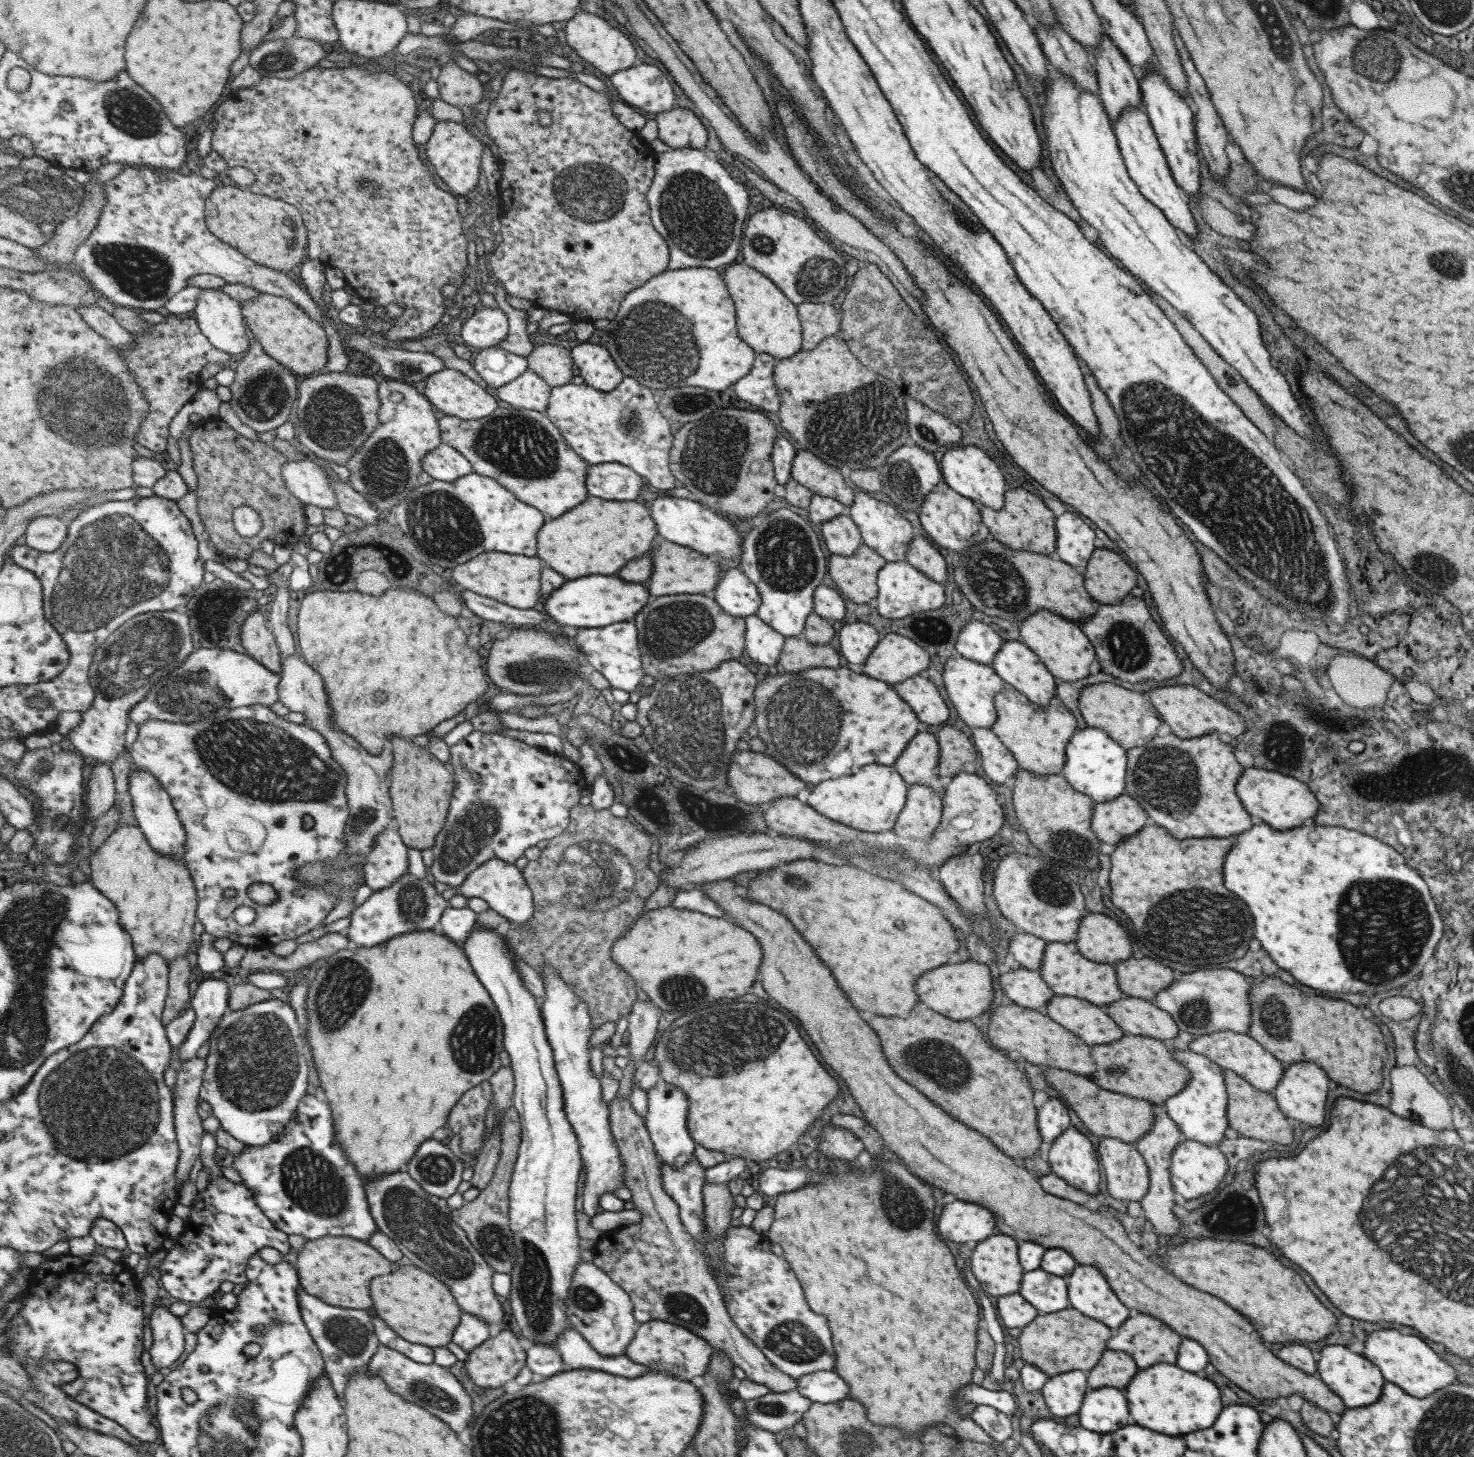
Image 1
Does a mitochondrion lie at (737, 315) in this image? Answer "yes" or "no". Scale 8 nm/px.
no

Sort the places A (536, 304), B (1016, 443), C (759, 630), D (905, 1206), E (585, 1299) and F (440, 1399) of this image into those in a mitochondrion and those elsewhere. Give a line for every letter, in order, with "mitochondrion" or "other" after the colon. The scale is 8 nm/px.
A: other
B: other
C: other
D: mitochondrion
E: mitochondrion
F: mitochondrion

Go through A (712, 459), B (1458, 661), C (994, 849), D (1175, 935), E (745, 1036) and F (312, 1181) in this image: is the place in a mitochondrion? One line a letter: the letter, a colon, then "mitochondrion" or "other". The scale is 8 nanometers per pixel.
A: mitochondrion
B: other
C: other
D: mitochondrion
E: mitochondrion
F: mitochondrion

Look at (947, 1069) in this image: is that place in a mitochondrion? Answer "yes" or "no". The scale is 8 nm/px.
yes

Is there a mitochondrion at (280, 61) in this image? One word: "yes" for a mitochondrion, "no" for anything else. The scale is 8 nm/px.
yes

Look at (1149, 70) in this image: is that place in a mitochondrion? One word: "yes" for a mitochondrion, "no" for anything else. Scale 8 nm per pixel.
no

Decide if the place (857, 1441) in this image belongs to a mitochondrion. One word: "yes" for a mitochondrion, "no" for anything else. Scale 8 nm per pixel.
yes

